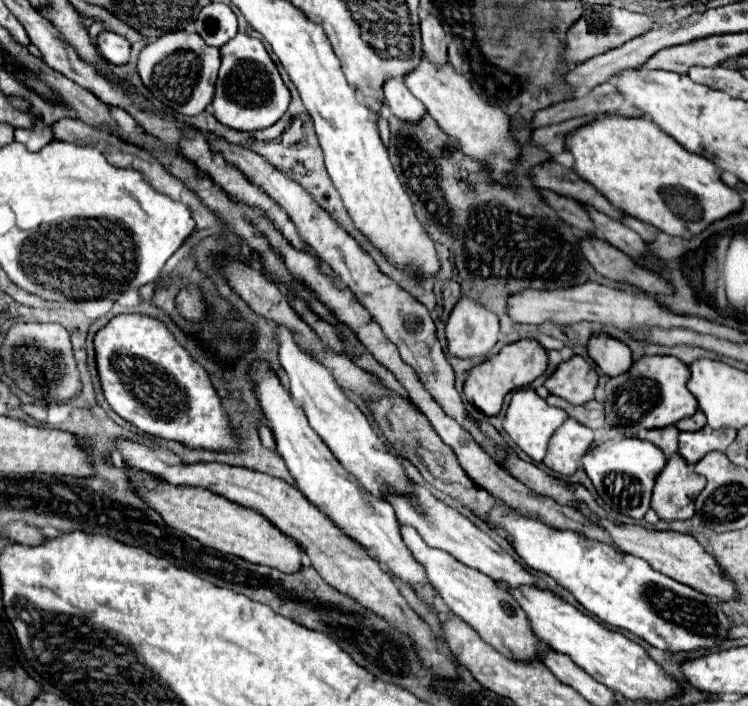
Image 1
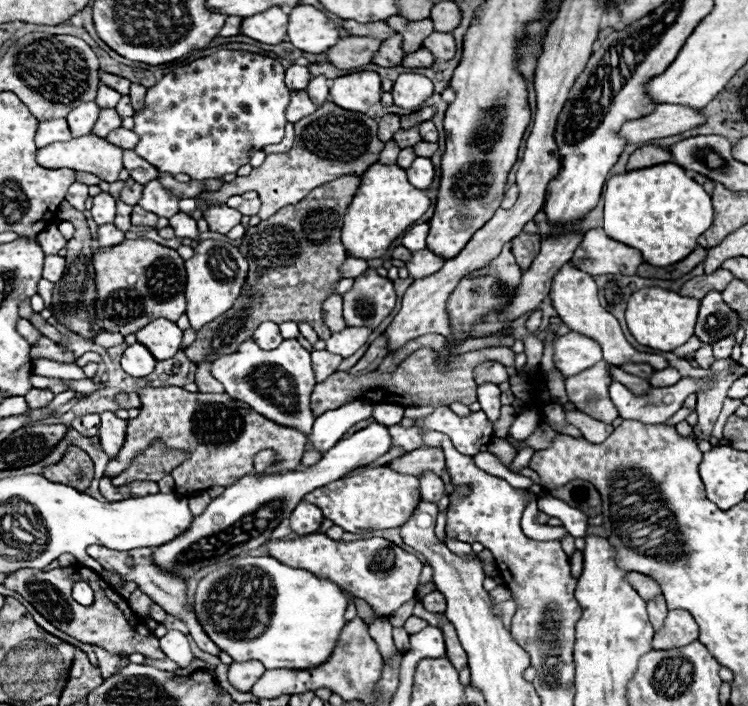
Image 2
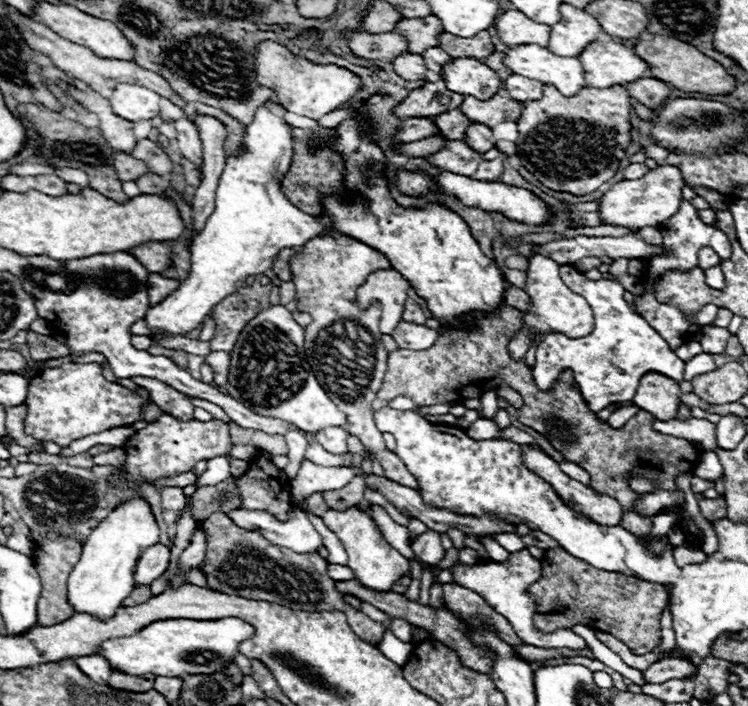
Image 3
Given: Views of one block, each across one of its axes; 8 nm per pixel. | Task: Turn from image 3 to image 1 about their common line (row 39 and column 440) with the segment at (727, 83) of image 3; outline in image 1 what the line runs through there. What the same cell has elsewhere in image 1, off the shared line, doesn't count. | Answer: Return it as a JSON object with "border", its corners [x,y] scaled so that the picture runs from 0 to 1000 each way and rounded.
{"border":[[[171,623],[160,626],[158,640],[166,649],[168,660],[198,666],[233,688],[270,688],[321,717],[337,720],[342,725],[348,722],[348,728],[353,728],[353,734],[358,734],[377,756],[396,765],[404,785],[409,788],[409,796],[417,799],[422,805],[422,810],[441,830],[476,847],[492,864],[503,864],[503,870],[508,870],[511,875],[521,875],[521,881],[535,887],[535,892],[540,892],[543,898],[551,898],[551,907],[561,915],[561,932],[567,932],[567,938],[572,938],[572,943],[578,943],[578,949],[583,949],[583,955],[599,955],[604,960],[604,949],[610,949],[607,932],[588,926],[586,904],[561,878],[561,873],[556,867],[551,867],[551,861],[535,844],[527,822],[516,810],[511,810],[508,799],[497,788],[492,788],[492,782],[484,773],[479,773],[476,765],[471,765],[465,756],[460,756],[430,722],[425,722],[417,711],[412,711],[409,703],[396,688],[388,688],[385,683],[380,683],[374,677],[366,677],[366,674],[358,674],[358,671],[350,671],[342,666],[332,666],[324,660],[307,660],[307,657],[291,657],[291,654],[283,654],[283,657],[267,654],[267,657],[257,657],[257,660],[246,660],[246,657],[222,660],[211,649],[201,646],[195,640],[195,632],[187,632],[187,629],[179,629]]]}

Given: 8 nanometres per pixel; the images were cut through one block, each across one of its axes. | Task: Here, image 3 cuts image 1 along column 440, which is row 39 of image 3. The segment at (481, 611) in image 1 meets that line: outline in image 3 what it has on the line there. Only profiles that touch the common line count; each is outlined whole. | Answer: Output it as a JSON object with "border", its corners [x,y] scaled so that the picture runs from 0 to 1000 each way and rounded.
{"border":[[[751,6],[749,17],[751,28],[738,34],[733,68],[749,79],[773,79],[789,59],[799,57],[805,40],[794,23],[762,6]]]}

